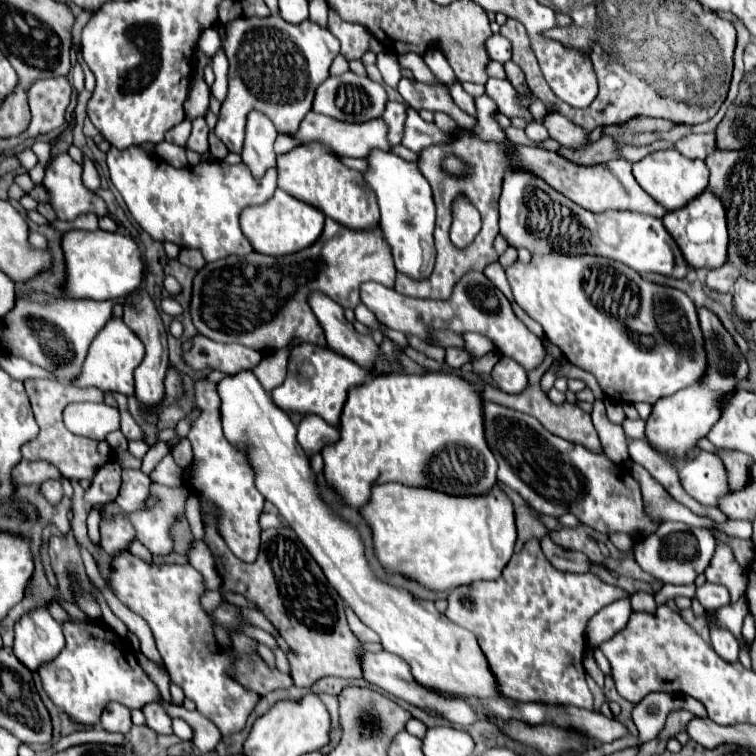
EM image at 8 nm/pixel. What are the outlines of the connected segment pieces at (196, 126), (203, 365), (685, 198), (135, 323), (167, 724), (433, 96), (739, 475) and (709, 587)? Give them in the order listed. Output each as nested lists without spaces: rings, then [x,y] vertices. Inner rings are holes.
[[[196,119],[192,123],[192,133],[188,137],[186,149],[196,151],[196,153],[206,153],[208,151],[208,127],[204,119]]]
[[[196,335],[192,349],[186,351],[186,363],[196,371],[206,371],[210,367],[234,375],[242,369],[256,367],[260,363],[260,353],[242,345],[222,345]]]
[[[664,149],[664,151],[654,151],[652,155],[644,157],[640,163],[632,165],[632,173],[640,187],[654,197],[660,205],[664,205],[668,211],[684,207],[690,199],[700,195],[708,187],[708,167],[700,159],[688,159],[680,155],[676,149]]]
[[[138,291],[138,295],[140,295],[138,303],[132,303],[132,305],[124,307],[122,321],[140,337],[140,341],[146,347],[146,355],[144,355],[142,363],[136,367],[136,371],[134,371],[134,379],[136,379],[134,397],[138,399],[138,403],[142,407],[152,411],[164,399],[164,377],[166,377],[166,371],[168,371],[168,345],[166,345],[166,329],[162,325],[162,319],[160,319],[152,299],[146,295],[146,291]]]
[[[150,703],[142,711],[146,715],[150,729],[154,729],[160,735],[172,735],[172,719],[160,703]]]
[[[400,79],[398,93],[408,103],[408,107],[416,111],[428,109],[428,111],[448,113],[458,123],[458,127],[472,127],[476,123],[470,115],[460,111],[446,85],[424,85],[424,83],[418,85],[412,79]]]
[[[716,449],[716,455],[720,455],[720,459],[724,459],[724,465],[728,467],[728,487],[732,487],[730,493],[742,491],[748,485],[750,467],[754,461],[748,455],[732,449]]]
[[[704,583],[702,587],[696,589],[696,599],[710,609],[718,609],[730,603],[730,593],[724,585],[716,585],[716,583]]]

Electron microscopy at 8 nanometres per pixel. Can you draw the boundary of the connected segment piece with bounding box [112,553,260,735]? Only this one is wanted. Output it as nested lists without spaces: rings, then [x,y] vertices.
[[[120,553],[114,559],[114,571],[112,571],[112,587],[118,595],[118,599],[136,615],[140,615],[152,629],[154,639],[156,639],[156,647],[162,655],[162,661],[166,665],[166,669],[170,671],[172,683],[180,685],[186,693],[188,699],[192,699],[196,703],[196,709],[208,717],[222,735],[232,735],[242,731],[248,715],[252,713],[254,705],[260,701],[260,695],[256,695],[250,689],[244,689],[240,683],[236,683],[232,677],[228,677],[228,671],[232,669],[232,655],[224,649],[220,649],[220,645],[214,639],[212,633],[212,623],[220,623],[226,631],[230,631],[232,627],[244,625],[240,621],[240,613],[234,605],[230,603],[220,603],[220,607],[212,613],[206,615],[204,609],[200,607],[200,595],[206,591],[204,589],[204,581],[202,575],[192,567],[192,565],[148,565],[142,559],[134,557],[132,553]]]

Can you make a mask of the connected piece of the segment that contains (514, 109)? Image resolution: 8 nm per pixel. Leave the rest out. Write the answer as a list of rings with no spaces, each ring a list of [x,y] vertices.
[[[490,77],[486,81],[486,93],[498,103],[500,111],[508,117],[524,117],[524,119],[530,119],[532,121],[532,115],[528,109],[520,107],[518,103],[518,93],[516,89],[508,83],[508,81],[502,81],[502,79],[496,79],[496,77]]]

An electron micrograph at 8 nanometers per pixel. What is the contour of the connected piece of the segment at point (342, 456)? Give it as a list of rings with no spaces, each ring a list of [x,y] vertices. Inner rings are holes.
[[[388,373],[378,375],[372,383],[354,387],[348,393],[348,401],[340,419],[340,441],[322,449],[324,475],[338,495],[350,507],[364,507],[370,499],[374,483],[402,483],[410,487],[428,487],[448,495],[484,495],[496,483],[496,459],[484,439],[484,399],[476,383],[450,373]]]

